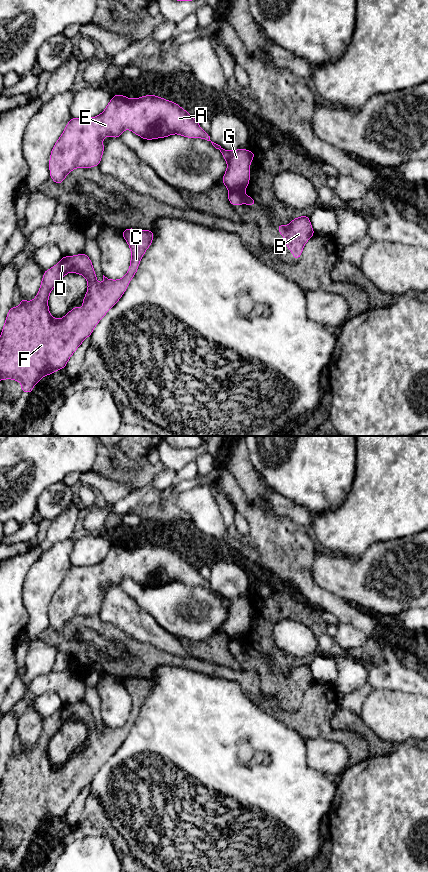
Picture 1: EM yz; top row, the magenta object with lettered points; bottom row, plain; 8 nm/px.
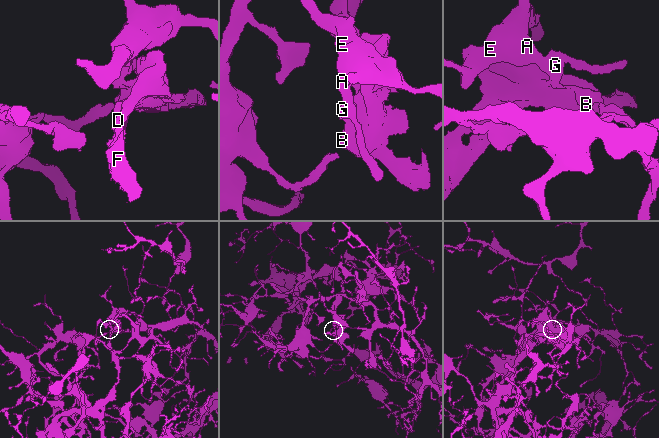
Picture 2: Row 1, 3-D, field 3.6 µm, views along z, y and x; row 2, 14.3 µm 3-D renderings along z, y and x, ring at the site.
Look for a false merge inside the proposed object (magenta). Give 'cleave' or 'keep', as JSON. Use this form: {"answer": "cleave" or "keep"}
{"answer": "cleave"}

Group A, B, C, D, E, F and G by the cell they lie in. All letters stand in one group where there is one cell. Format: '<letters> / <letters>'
A E G / B C D F

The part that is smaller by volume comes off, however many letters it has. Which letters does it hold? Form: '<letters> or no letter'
B, C, D, F

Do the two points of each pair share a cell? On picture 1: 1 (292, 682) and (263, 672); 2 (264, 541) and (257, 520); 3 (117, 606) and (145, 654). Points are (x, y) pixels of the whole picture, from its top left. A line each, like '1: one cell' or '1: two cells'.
1: one cell
2: one cell
3: two cells

